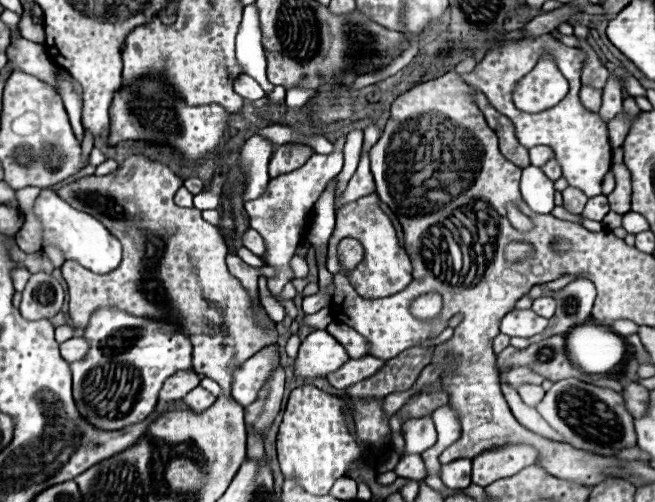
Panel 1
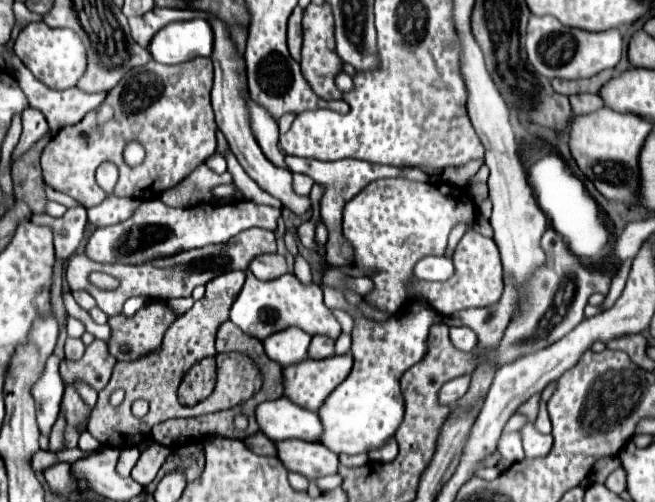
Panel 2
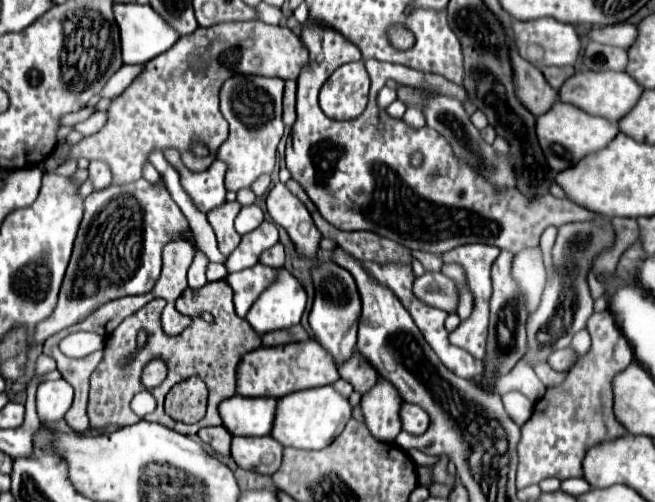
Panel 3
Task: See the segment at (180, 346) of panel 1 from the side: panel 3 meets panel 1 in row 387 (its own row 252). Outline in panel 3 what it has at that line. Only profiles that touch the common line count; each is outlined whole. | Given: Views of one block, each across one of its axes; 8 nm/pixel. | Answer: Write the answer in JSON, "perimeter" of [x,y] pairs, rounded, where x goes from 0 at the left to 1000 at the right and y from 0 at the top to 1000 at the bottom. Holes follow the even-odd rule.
{"perimeter":[[[211,359],[205,367],[189,371],[165,371],[156,382],[140,382],[128,398],[128,430],[119,454],[119,470],[113,482],[113,502],[101,538],[101,554],[92,578],[89,610],[82,625],[70,637],[64,637],[55,653],[52,681],[67,681],[70,673],[82,669],[85,661],[125,641],[134,625],[150,618],[156,606],[198,590],[198,586],[223,586],[232,578],[235,562],[241,558],[244,530],[247,530],[247,494],[256,482],[266,478],[284,478],[287,462],[287,438],[278,426],[278,418],[269,410],[269,402],[260,394],[256,378],[250,375],[250,363],[241,371],[232,371],[223,359]]]}

